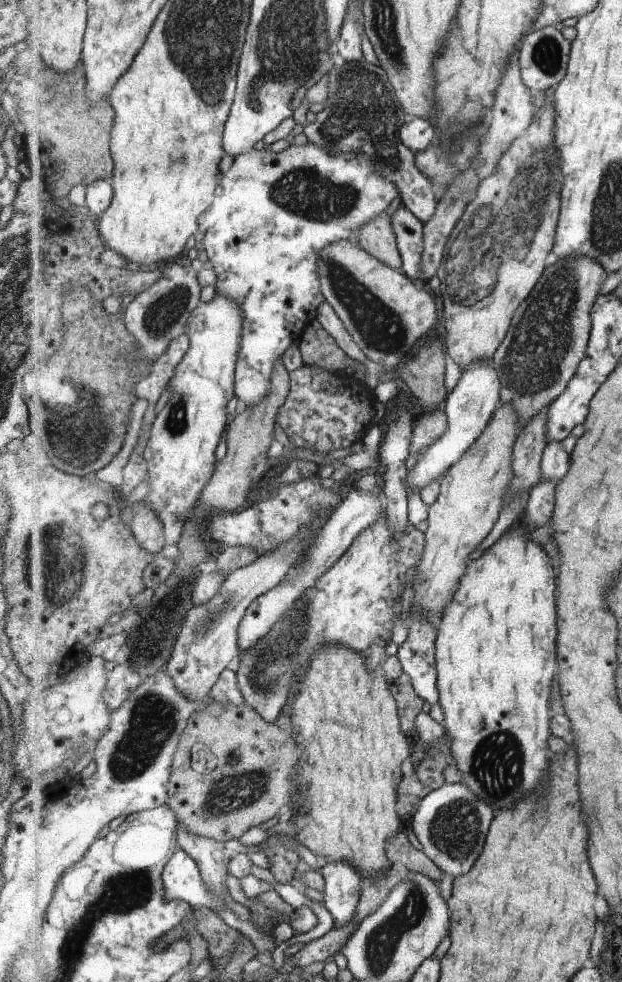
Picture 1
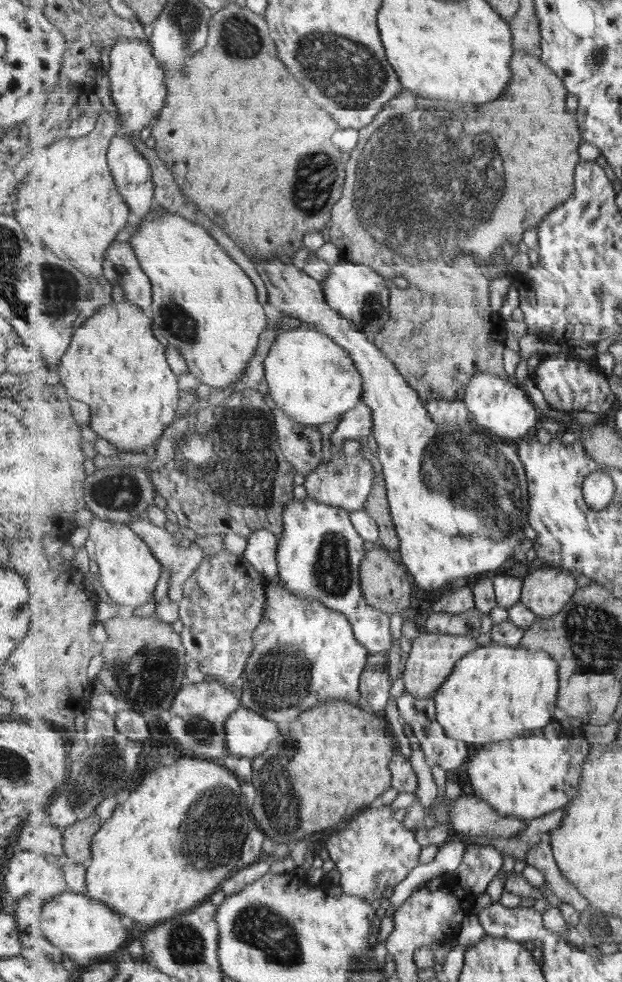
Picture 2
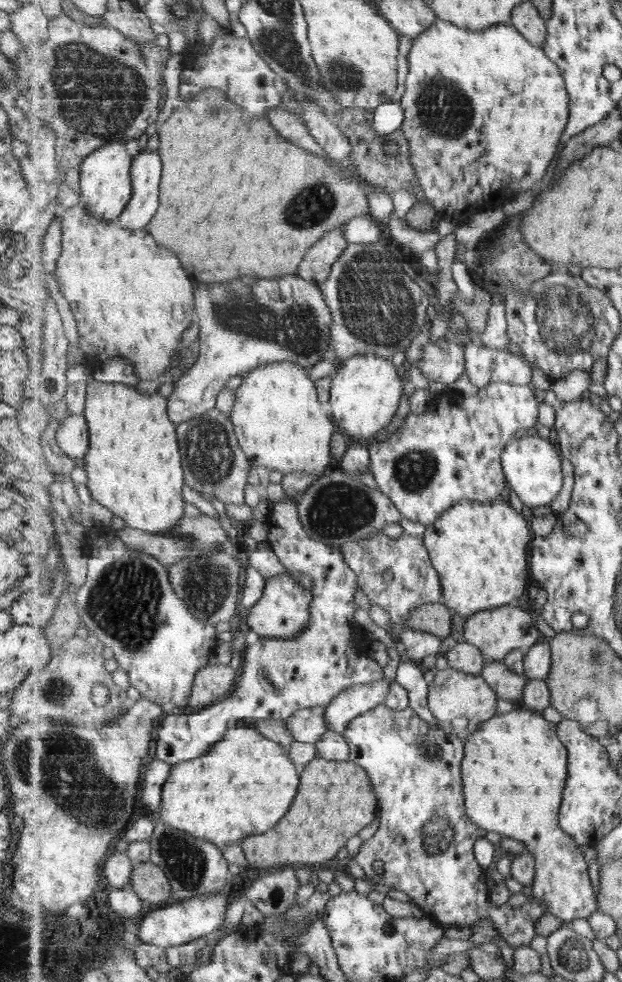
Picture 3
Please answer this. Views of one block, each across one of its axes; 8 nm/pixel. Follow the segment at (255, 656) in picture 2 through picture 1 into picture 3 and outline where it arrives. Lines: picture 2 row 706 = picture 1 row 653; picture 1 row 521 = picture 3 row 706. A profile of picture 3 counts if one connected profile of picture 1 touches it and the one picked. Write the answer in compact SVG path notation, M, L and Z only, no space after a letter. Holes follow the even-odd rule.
M383 703L379 704L379 706L375 706L373 710L354 718L342 733L343 737L350 743L350 760L356 762L357 765L360 765L369 774L370 780L374 784L375 792L378 795L379 827L370 839L362 843L359 852L353 859L364 870L367 877L375 884L386 885L388 888L405 892L413 903L422 907L423 912L426 913L426 917L432 918L439 926L471 928L471 926L475 926L475 920L491 920L493 927L499 933L499 936L501 936L501 940L507 942L512 949L532 944L534 938L538 936L537 922L539 922L541 916L545 914L547 910L546 905L534 900L531 900L530 903L522 907L513 907L509 903L496 906L491 902L489 894L491 894L492 890L489 890L489 884L487 884L487 880L485 880L485 869L480 865L478 859L475 858L474 851L475 843L484 836L487 836L487 831L473 823L469 819L466 810L466 794L463 790L464 783L462 774L462 762L465 759L466 743L463 740L459 740L455 734L449 733L447 727L441 727L440 725L438 725L438 727L440 728L435 729L435 725L431 725L431 722L423 720L418 712L415 712L411 706L407 707L405 710L395 710ZM379 860L384 864L382 875L379 875L379 872L375 870L375 862L379 862Z

